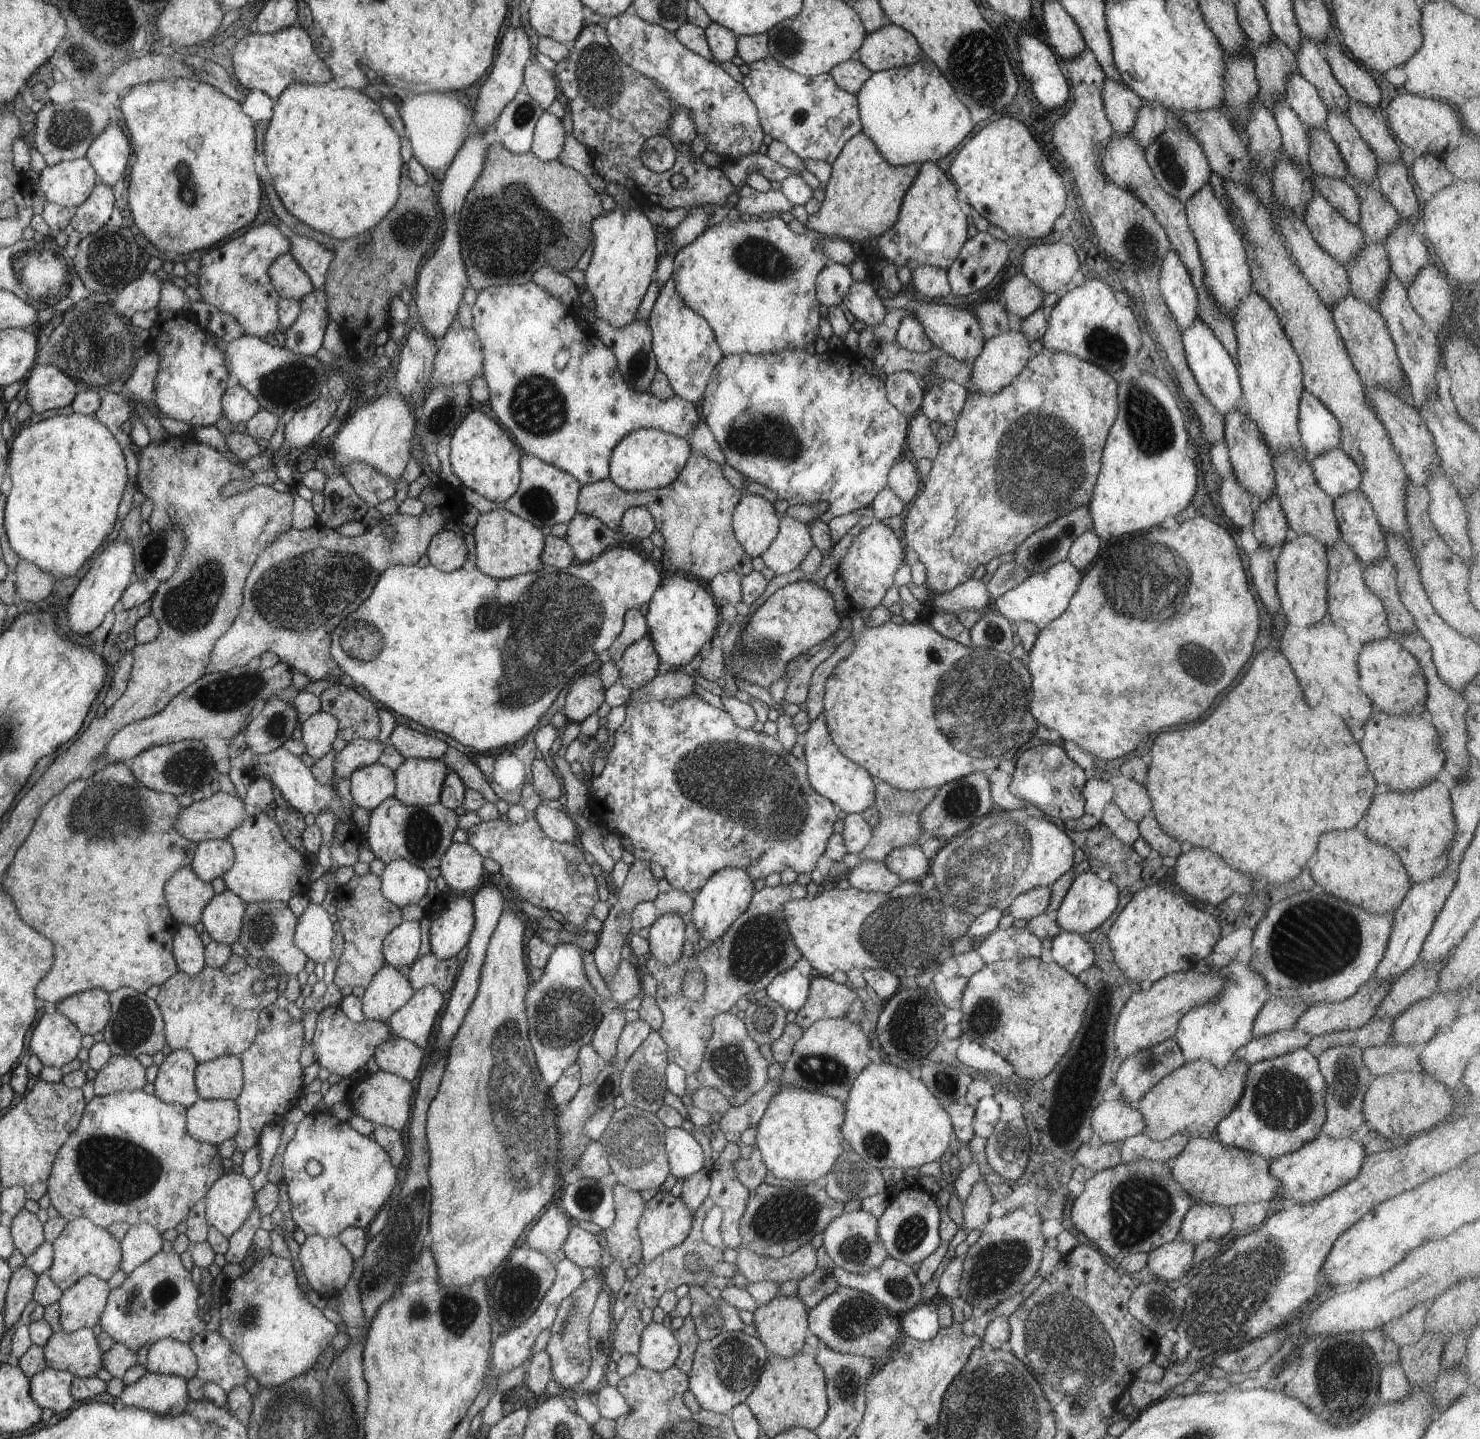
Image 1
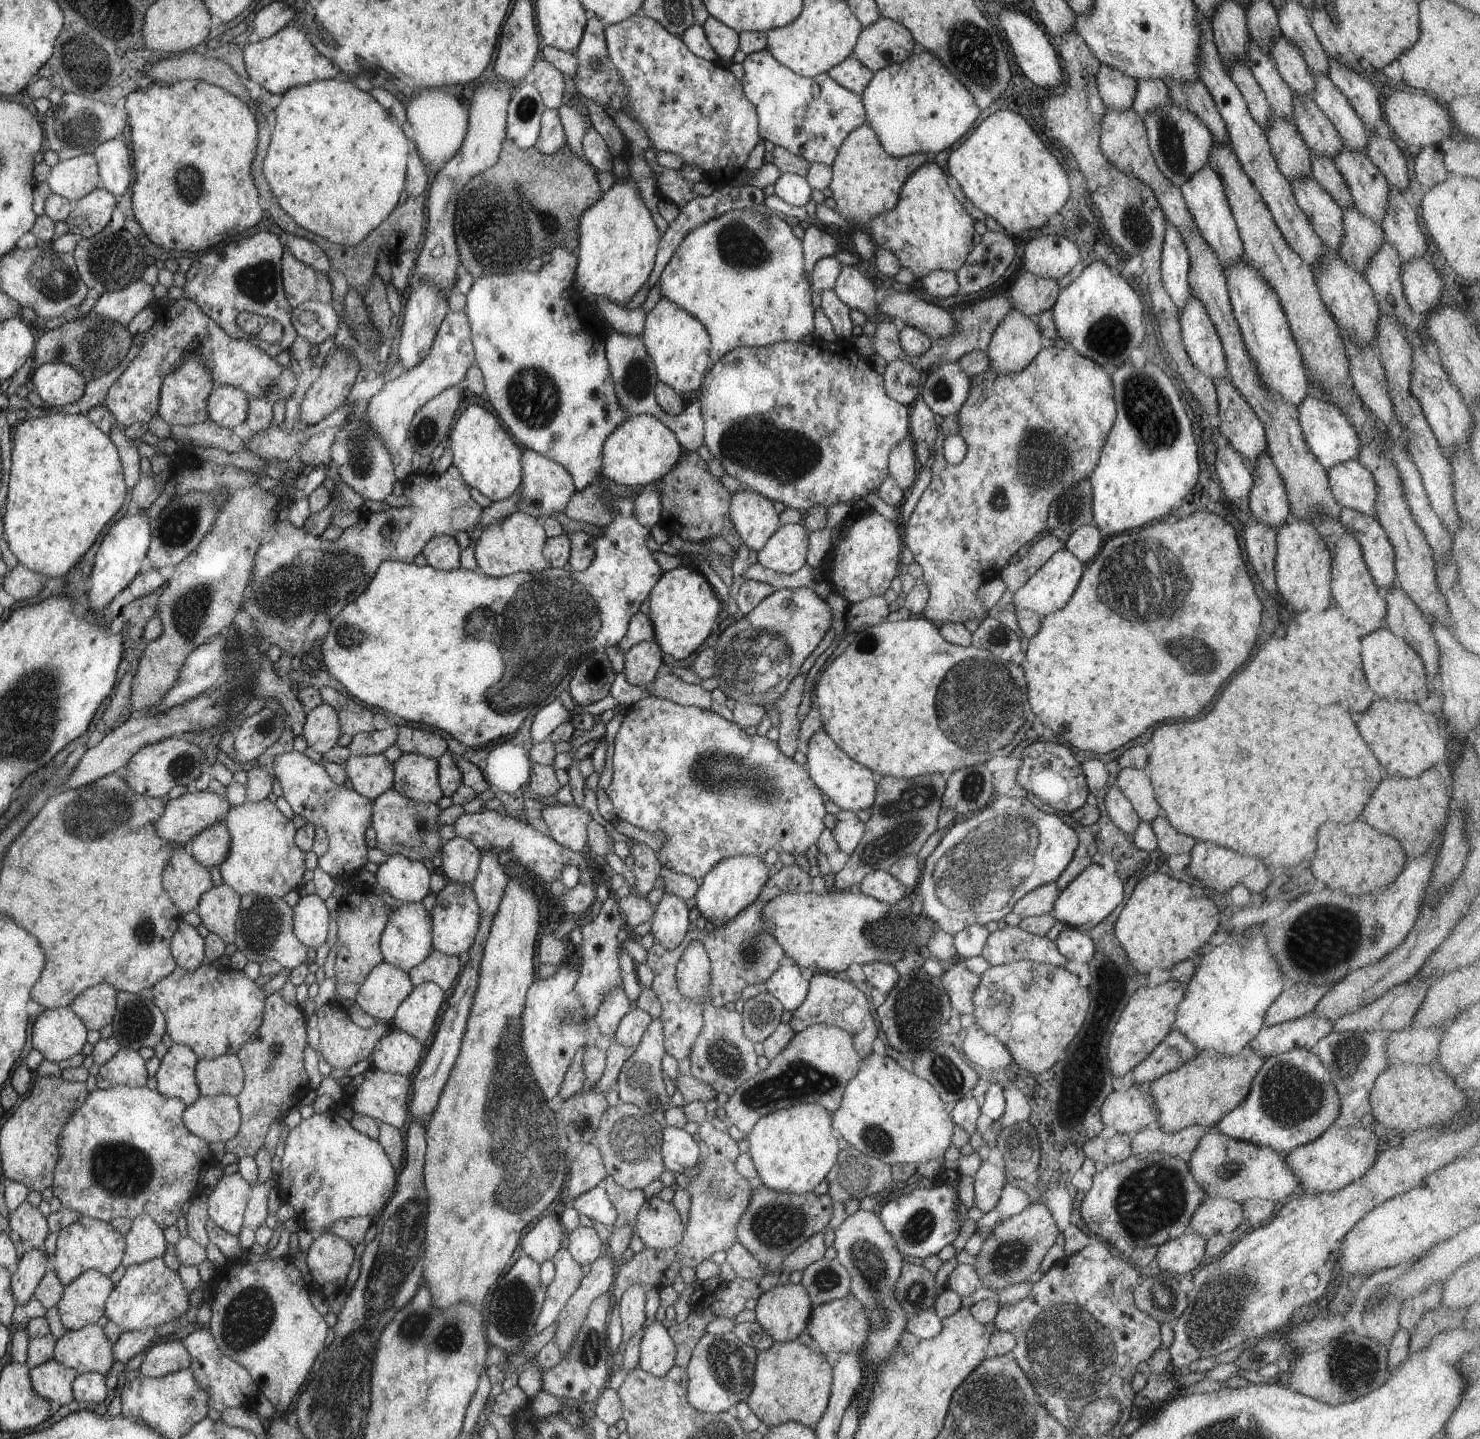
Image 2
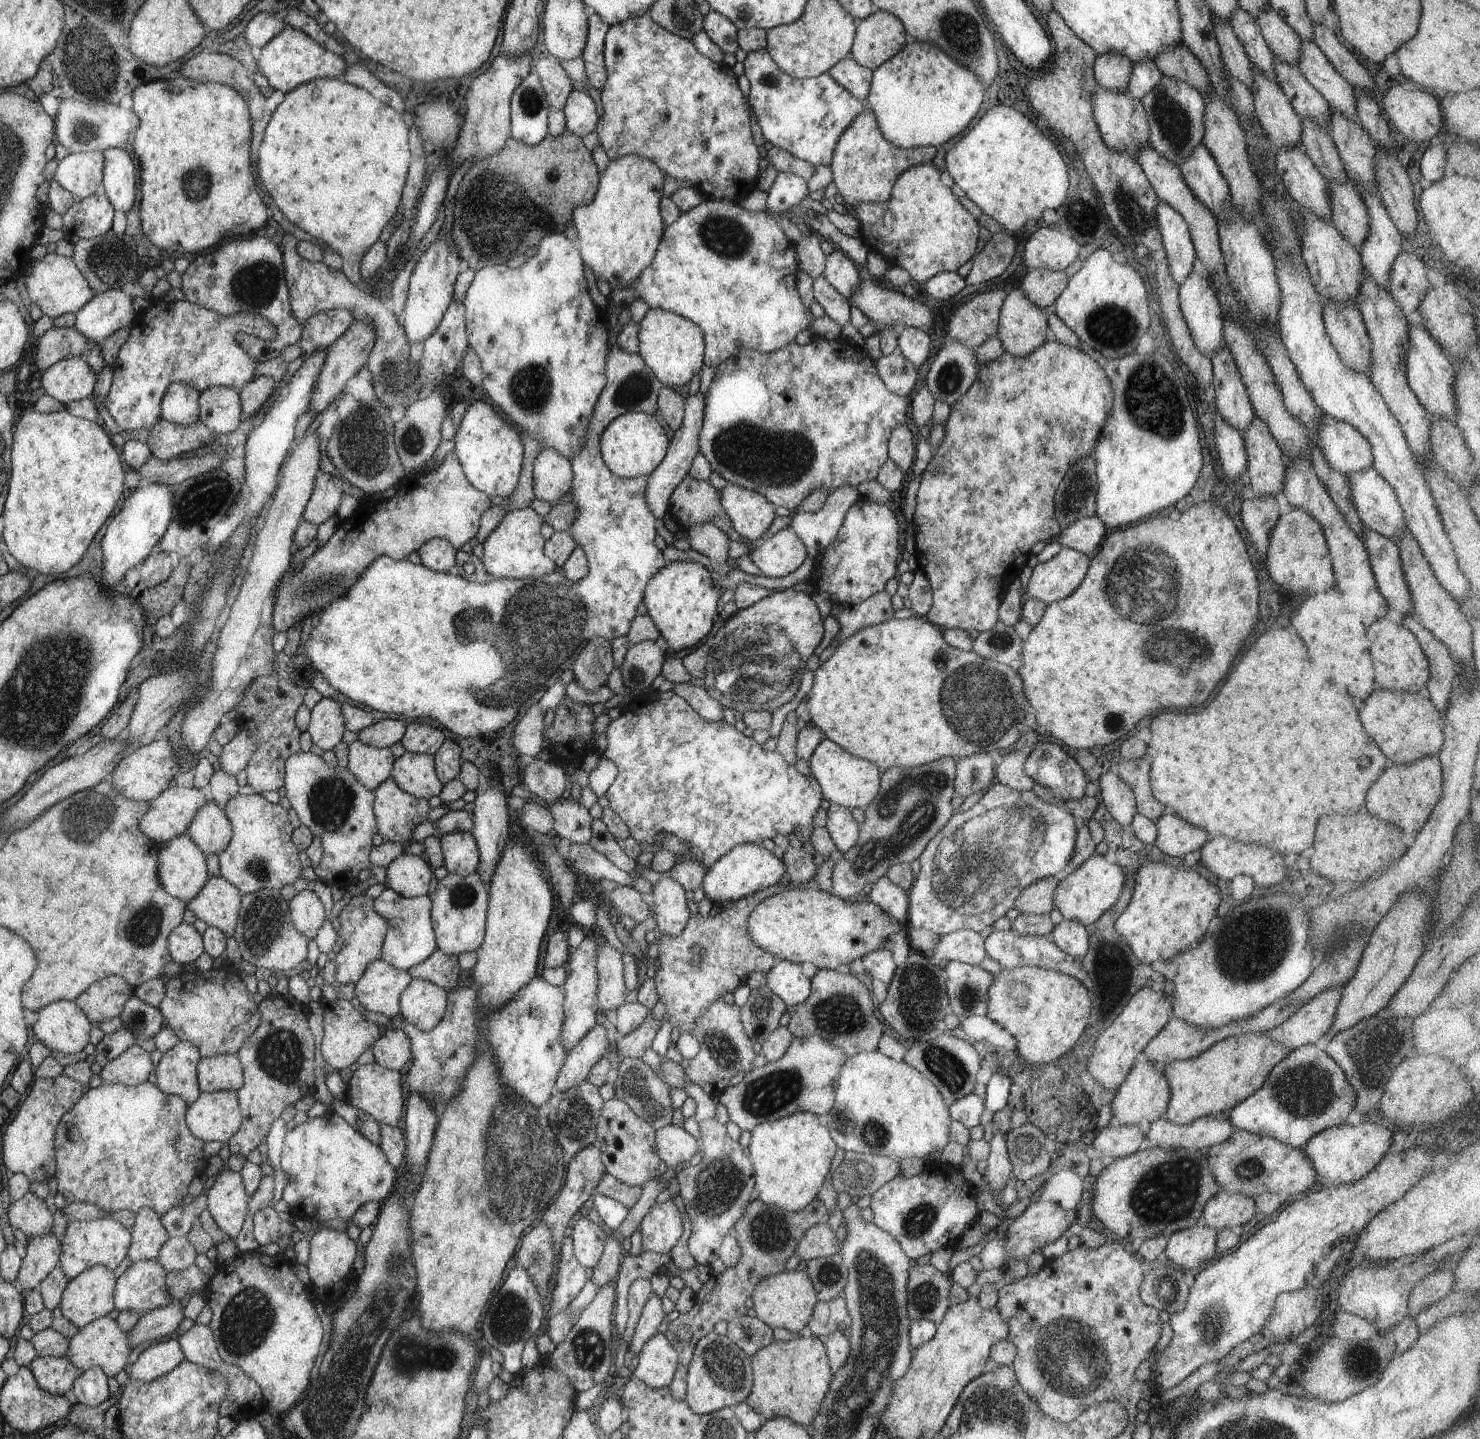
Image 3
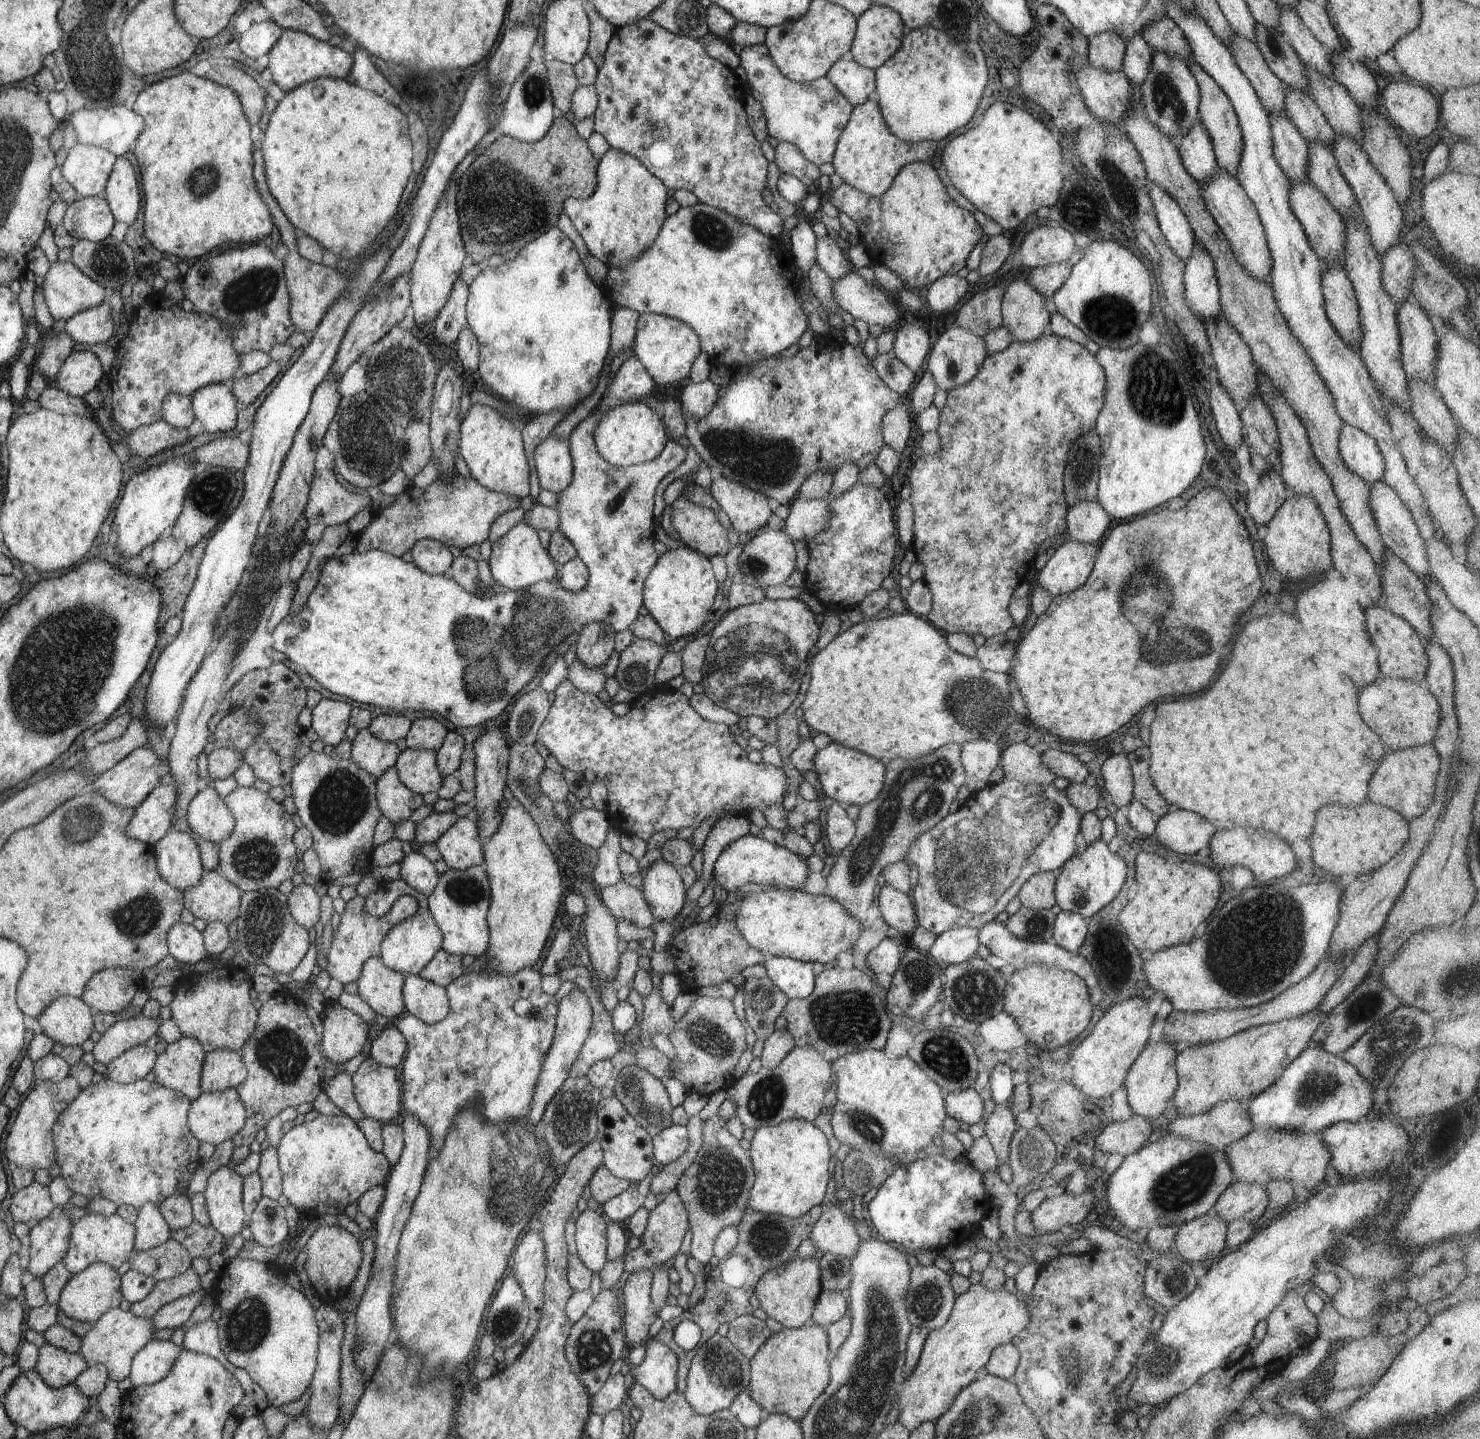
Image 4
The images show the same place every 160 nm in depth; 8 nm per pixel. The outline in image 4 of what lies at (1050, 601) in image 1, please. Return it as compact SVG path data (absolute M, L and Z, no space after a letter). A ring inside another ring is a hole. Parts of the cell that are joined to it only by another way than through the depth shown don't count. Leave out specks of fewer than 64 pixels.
M1068 538L1068 542L1064 545L1057 546L1054 555L1044 564L1040 572L1033 572L1034 584L1039 584L1040 587L1047 590L1053 597L1080 588L1092 572L1098 554L1098 548L1094 545L1079 543Z

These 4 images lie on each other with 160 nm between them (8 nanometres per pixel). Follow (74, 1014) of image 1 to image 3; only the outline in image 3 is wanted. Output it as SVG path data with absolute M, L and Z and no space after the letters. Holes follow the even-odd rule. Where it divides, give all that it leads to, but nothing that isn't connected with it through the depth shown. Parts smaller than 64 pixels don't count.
M112 975L88 987L76 997L76 1003L90 1021L98 1024L119 1016L133 990L134 986L128 981Z

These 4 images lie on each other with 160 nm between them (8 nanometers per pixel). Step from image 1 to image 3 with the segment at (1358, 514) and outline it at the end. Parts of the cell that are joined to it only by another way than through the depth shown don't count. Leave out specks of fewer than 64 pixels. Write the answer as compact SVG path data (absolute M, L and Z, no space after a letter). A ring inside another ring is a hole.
M1368 528L1360 538L1368 551L1378 590L1389 608L1394 608L1403 615L1412 614L1411 594L1403 575L1397 544L1391 538Z

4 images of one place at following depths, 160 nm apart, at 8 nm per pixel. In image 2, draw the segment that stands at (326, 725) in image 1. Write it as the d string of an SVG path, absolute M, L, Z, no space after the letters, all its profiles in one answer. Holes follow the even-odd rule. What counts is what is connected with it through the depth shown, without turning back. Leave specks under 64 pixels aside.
M322 703L306 715L303 726L307 746L318 754L332 751L340 736L339 716L329 704Z

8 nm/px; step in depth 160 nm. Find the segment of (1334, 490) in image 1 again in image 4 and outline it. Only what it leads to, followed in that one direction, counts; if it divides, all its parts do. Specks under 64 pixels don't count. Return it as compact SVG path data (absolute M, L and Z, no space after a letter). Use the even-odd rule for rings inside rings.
M1383 480L1376 481L1370 485L1369 505L1372 509L1380 538L1388 550L1392 551L1398 558L1401 558L1412 572L1420 578L1430 577L1429 560L1427 559L1426 543L1421 537L1420 531L1408 510L1408 507L1400 500L1393 488Z

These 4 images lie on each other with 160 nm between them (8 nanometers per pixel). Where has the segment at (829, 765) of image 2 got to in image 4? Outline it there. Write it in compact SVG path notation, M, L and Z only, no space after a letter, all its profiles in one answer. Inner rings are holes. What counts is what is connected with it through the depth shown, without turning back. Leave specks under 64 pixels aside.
M834 741L825 748L817 750L813 758L812 770L817 774L822 794L845 806L864 806L872 802L884 788L885 764L883 762Z

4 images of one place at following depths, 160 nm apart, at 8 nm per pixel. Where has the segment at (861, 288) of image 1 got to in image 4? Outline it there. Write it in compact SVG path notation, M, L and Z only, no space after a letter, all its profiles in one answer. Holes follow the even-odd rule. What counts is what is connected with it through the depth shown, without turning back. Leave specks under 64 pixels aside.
M827 234L825 238L817 240L817 262L816 264L833 280L846 276L854 268L847 259L845 252Z

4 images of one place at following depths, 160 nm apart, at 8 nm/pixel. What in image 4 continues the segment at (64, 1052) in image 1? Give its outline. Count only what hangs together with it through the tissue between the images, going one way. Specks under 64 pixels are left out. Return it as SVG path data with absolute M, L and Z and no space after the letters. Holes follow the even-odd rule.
M59 996L37 1020L46 1036L67 1047L80 1047L92 1034L92 1012L78 997Z

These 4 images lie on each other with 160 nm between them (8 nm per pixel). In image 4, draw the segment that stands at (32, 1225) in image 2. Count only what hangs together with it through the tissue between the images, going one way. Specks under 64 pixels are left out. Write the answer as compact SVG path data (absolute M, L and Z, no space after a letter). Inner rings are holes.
M36 1182L15 1192L11 1202L10 1214L16 1223L25 1222L28 1225L40 1223L41 1220L48 1219L54 1210L48 1187Z

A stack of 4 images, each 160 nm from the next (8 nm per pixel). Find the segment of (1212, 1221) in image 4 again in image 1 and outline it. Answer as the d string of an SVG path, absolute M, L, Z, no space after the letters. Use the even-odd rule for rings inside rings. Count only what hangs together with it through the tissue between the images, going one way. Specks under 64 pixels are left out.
M1177 1237L1149 1253L1148 1270L1158 1280L1176 1285L1179 1278L1184 1277L1196 1264L1195 1248L1196 1245L1192 1242L1186 1242L1184 1238Z

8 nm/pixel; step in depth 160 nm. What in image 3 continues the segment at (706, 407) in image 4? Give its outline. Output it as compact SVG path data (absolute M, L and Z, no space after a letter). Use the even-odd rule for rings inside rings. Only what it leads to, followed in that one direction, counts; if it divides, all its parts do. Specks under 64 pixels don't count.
M700 392L685 398L685 415L683 423L674 432L672 444L668 448L668 454L664 462L650 475L648 480L648 505L649 509L660 519L668 514L669 503L672 500L674 488L689 474L694 457L699 453L699 432L701 431L704 418L704 394Z

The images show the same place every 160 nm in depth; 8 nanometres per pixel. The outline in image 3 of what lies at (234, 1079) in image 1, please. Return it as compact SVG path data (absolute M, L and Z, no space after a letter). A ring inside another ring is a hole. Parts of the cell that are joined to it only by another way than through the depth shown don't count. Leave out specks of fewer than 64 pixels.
M237 1054L202 1057L198 1063L198 1082L203 1093L240 1090L245 1084L240 1057Z

